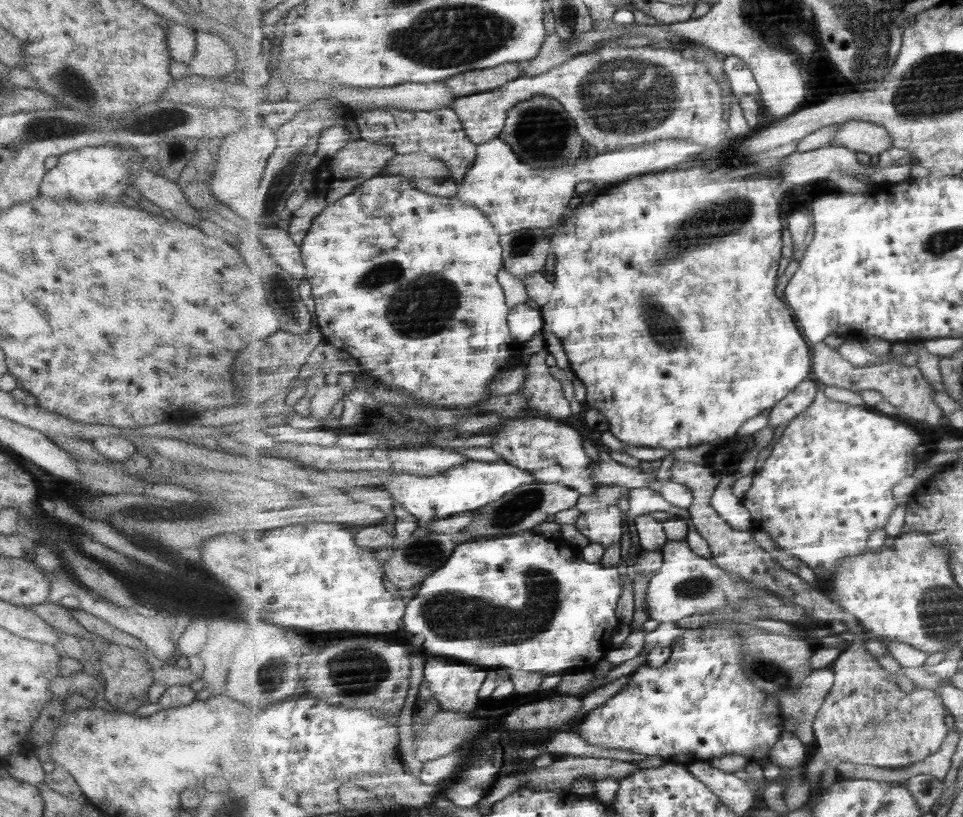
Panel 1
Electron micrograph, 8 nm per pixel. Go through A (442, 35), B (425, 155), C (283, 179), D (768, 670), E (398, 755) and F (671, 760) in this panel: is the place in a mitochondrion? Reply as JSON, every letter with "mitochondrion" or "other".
{"A":"mitochondrion","B":"other","C":"mitochondrion","D":"mitochondrion","E":"other","F":"other"}

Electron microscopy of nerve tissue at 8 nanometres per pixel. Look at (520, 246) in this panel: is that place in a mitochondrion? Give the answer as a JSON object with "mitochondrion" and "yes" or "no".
{"mitochondrion":"yes"}

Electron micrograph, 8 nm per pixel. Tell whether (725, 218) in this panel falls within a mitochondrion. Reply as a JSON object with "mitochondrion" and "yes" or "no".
{"mitochondrion":"yes"}

